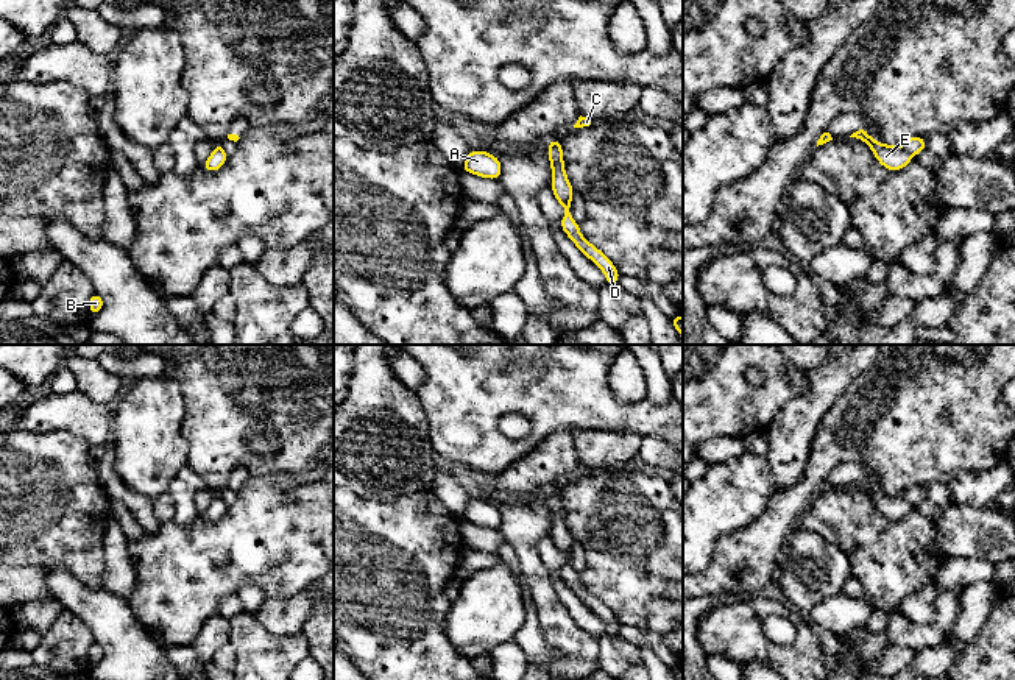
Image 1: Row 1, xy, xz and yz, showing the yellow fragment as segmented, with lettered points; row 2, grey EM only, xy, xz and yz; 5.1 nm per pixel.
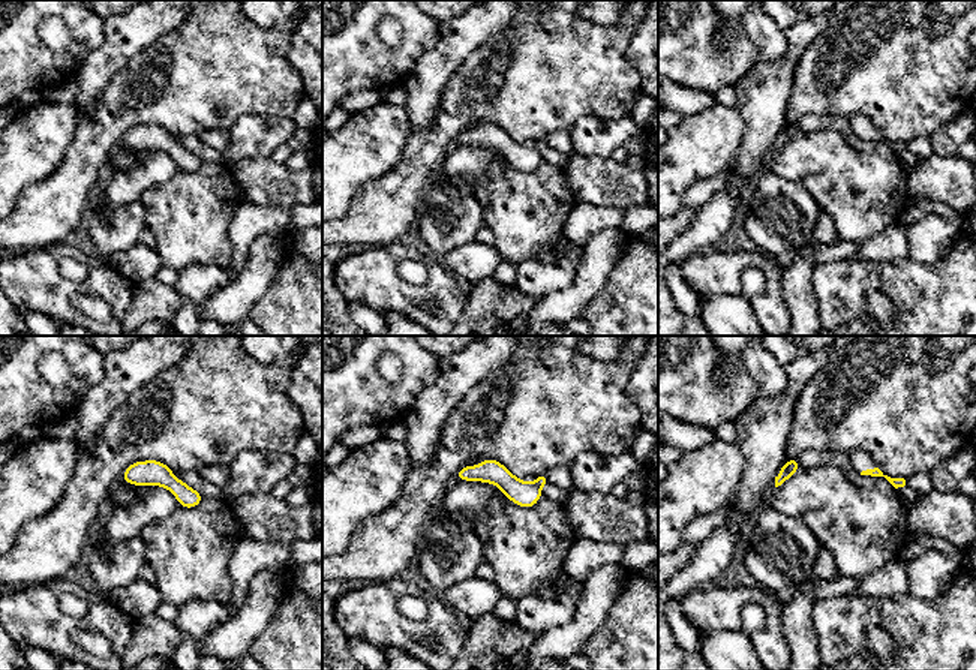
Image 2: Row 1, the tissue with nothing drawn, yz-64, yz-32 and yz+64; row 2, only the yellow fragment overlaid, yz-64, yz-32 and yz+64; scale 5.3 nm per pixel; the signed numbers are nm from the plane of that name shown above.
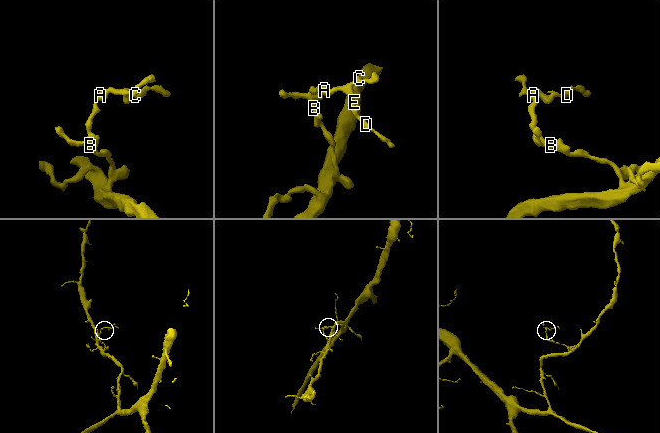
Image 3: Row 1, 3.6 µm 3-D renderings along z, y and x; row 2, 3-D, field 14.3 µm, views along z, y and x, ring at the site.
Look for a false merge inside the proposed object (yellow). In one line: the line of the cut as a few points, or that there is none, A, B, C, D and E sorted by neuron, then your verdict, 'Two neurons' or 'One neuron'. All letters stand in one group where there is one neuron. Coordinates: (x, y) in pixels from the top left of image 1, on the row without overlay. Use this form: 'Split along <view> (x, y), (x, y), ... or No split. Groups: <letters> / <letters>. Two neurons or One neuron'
No split. Groups: A B C D E. One neuron

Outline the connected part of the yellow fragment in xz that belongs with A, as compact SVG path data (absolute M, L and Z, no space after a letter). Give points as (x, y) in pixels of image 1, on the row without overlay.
M472 499L466 505L462 519L482 527L499 529L502 522L502 515L499 507L493 505L491 502Z

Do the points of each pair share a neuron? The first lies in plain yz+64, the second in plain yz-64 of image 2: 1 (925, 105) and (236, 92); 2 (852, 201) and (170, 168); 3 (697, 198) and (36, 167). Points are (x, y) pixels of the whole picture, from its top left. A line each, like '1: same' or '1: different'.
1: same
2: different
3: different

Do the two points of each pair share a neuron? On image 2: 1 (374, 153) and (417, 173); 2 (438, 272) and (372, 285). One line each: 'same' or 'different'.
1: different
2: same

